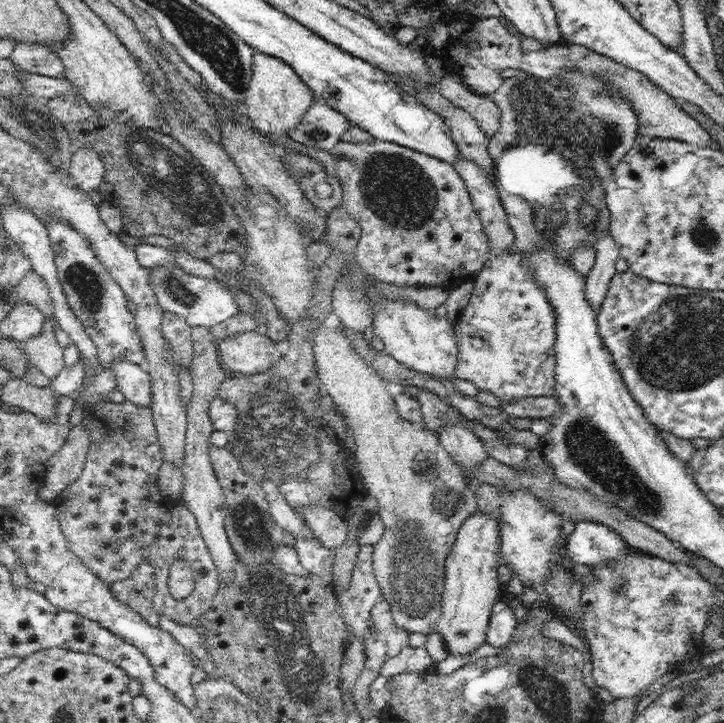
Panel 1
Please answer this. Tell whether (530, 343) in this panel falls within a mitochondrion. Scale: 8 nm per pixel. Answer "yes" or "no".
yes

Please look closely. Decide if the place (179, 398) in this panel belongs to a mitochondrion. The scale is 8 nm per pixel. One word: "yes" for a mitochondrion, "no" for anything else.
no

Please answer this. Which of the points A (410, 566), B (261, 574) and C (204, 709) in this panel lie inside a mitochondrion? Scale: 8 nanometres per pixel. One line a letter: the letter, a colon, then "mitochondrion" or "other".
A: mitochondrion
B: mitochondrion
C: mitochondrion

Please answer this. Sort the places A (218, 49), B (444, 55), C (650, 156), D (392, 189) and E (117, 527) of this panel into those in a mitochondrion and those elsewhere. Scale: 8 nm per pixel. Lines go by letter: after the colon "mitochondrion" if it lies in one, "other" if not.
A: mitochondrion
B: other
C: mitochondrion
D: mitochondrion
E: other

